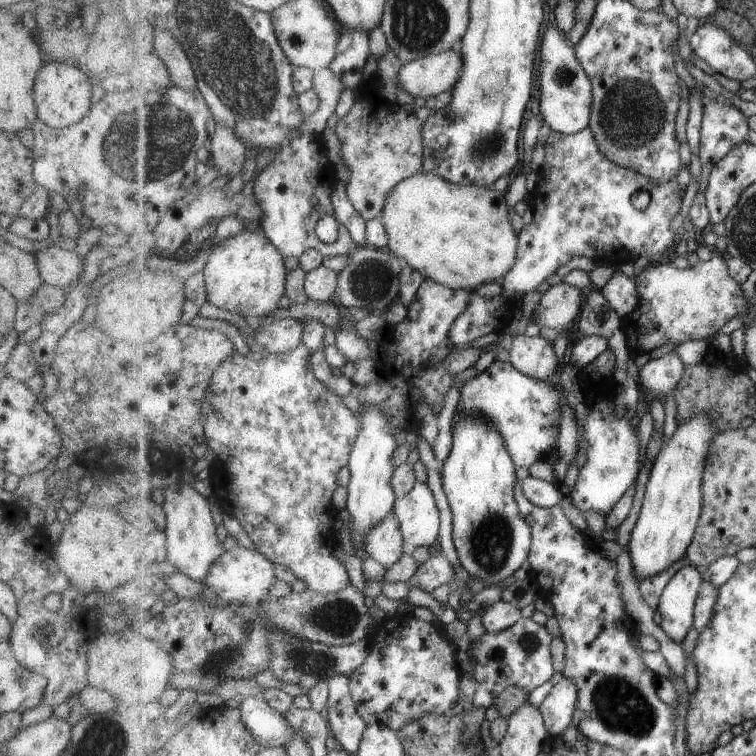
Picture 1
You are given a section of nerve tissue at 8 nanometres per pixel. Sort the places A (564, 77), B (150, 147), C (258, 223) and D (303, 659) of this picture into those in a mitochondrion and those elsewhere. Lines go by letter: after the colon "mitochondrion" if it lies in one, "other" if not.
A: mitochondrion
B: mitochondrion
C: other
D: mitochondrion

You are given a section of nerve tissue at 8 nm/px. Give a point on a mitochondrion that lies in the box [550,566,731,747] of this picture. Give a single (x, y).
(620, 705)

